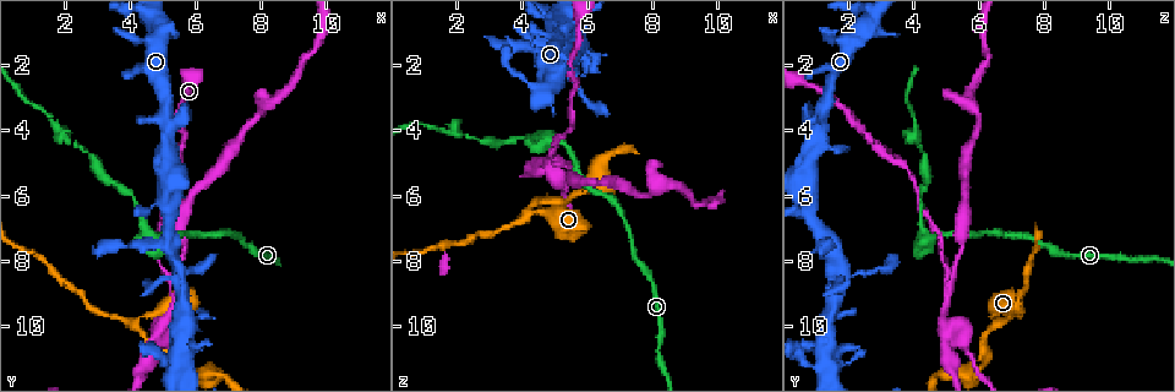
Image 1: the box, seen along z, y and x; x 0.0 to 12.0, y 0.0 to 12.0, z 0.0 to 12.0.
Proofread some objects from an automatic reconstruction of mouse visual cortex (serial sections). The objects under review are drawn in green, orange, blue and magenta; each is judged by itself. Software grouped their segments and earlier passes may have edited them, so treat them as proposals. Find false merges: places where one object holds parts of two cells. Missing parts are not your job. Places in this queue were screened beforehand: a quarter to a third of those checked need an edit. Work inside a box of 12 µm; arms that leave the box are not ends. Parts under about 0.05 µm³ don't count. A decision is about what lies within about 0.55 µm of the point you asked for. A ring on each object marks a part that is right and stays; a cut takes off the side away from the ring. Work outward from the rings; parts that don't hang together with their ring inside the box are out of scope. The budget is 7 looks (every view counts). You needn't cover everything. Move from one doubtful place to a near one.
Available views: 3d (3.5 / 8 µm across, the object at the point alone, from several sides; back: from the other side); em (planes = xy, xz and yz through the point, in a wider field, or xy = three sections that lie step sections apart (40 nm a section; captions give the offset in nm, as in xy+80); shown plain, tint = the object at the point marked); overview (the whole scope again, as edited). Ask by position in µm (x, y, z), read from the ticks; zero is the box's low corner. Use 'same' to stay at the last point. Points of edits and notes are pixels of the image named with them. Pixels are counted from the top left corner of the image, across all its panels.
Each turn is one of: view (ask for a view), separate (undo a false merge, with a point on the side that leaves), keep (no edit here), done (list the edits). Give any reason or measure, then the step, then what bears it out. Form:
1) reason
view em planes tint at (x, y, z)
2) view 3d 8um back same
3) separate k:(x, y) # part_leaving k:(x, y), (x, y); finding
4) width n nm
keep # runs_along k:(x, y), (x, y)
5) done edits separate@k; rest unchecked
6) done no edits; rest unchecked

a fork
view 3d 3.5um at (5.4, 8.6, 5.0)

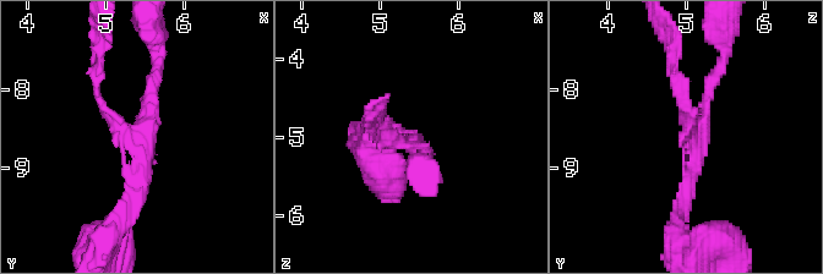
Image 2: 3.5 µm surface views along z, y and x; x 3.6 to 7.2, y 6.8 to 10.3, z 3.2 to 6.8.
arms 3; arm_widths 150, 200, 200 nm
view em xy step 1 tint at (5.35, 8.55, 5.10)

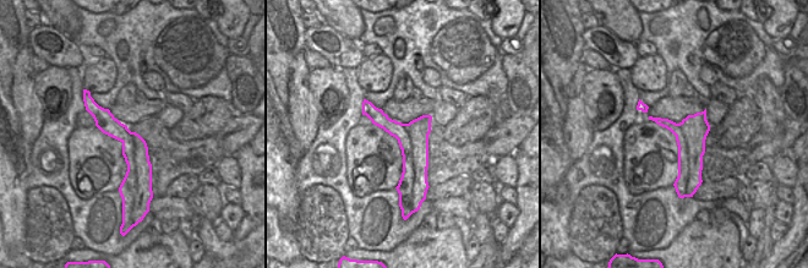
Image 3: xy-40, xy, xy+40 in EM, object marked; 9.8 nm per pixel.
separate 2:(131, 195) # part_leaving 2:(132, 133), (148, 126), (152, 33); a second cell is stuck on

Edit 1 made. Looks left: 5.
view overview

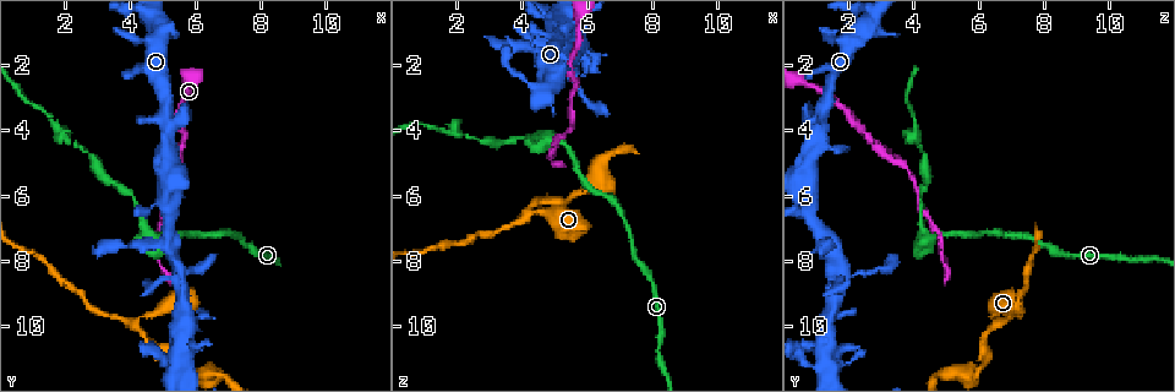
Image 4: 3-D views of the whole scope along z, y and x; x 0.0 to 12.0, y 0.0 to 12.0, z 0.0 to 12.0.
four arms meet
view 3d 3.5um at (5.5, 11.0, 1.3)

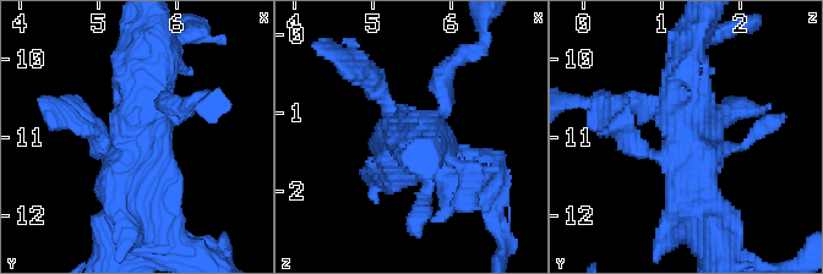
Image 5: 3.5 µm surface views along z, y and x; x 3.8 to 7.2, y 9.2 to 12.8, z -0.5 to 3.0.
view em xy step 1 tint at (5.50, 11.00, 1.30)

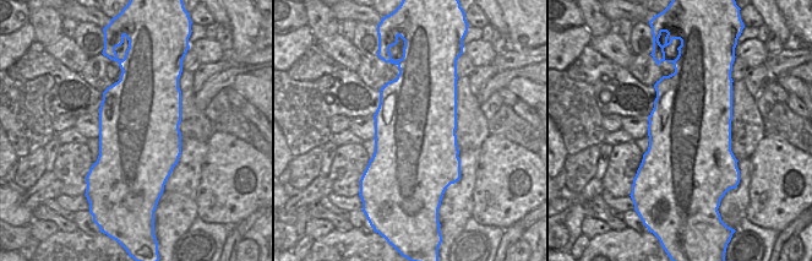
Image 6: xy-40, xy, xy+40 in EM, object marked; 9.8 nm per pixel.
width 800 nm
keep # runs_along 5:(156, 33), (125, 186); all the same cell

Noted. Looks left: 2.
narrows sharply
view 3d 3.5um at (4.3, 9.9, 6.6)

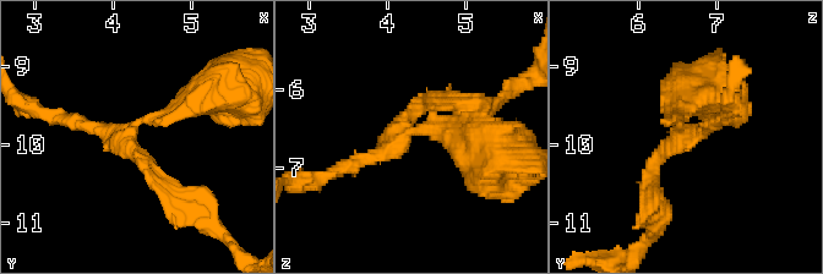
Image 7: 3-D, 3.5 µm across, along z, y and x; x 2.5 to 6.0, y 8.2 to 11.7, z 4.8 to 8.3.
arms 3; arm_widths 150, 200, 300 nm
view em xy step 5 tint at (4.20, 9.85, 6.55)

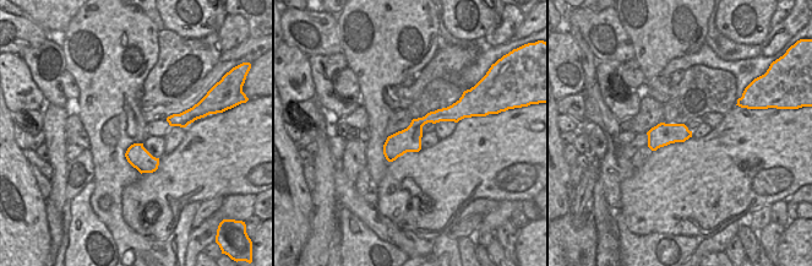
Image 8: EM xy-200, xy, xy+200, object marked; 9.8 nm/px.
keep # runs_along 7:(683, 100), (653, 190); continuous, no second cell

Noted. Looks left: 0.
done edits separate@2; rest unchecked

